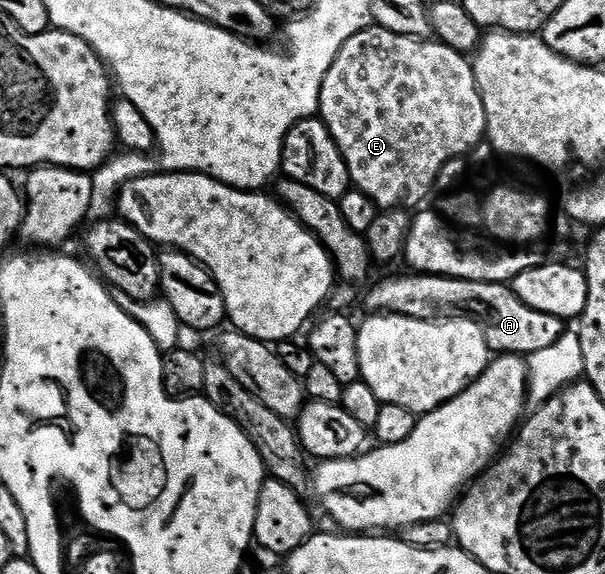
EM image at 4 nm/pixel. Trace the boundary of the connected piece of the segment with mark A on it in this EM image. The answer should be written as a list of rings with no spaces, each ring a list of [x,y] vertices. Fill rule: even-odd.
[[[408,273],[409,275],[397,275],[394,279],[385,279],[382,283],[377,283],[369,292],[364,292],[363,303],[365,299],[366,312],[369,313],[388,313],[390,315],[406,315],[412,319],[432,319],[434,321],[440,320],[442,317],[460,317],[462,319],[474,319],[481,328],[485,330],[485,340],[489,346],[490,352],[504,353],[507,355],[519,355],[528,357],[539,353],[539,349],[547,349],[551,345],[555,345],[555,341],[559,341],[559,337],[566,334],[566,324],[559,317],[551,317],[551,313],[539,313],[535,309],[531,309],[523,301],[519,301],[519,297],[513,292],[512,286],[504,283],[480,283],[479,281],[463,281],[462,279],[452,279],[451,277],[443,277],[442,275],[423,275],[420,273]]]

